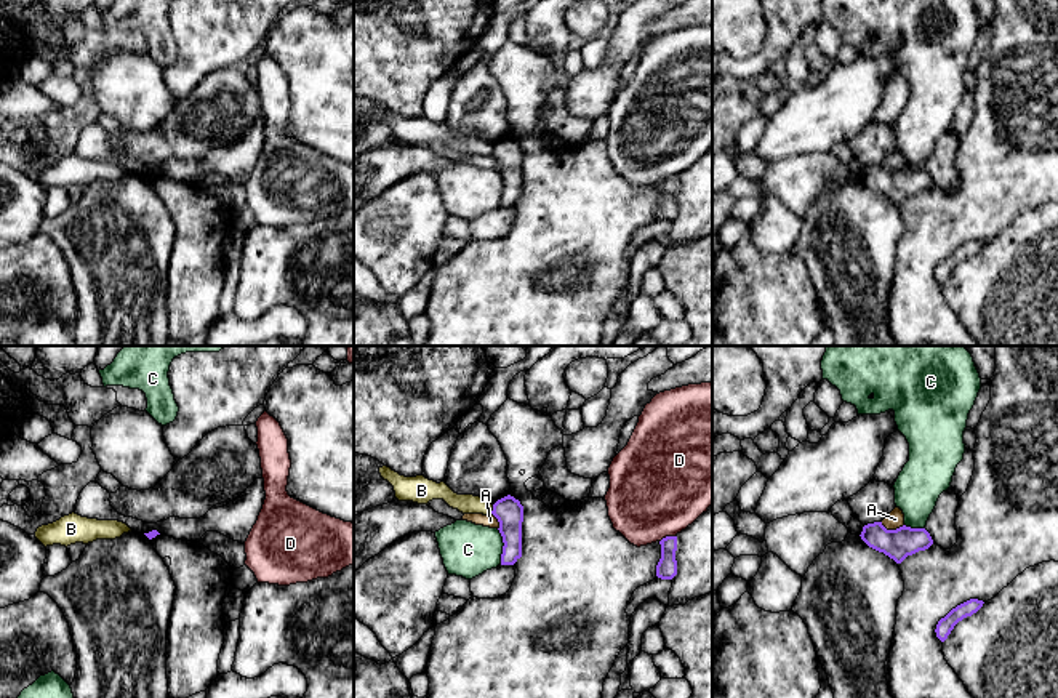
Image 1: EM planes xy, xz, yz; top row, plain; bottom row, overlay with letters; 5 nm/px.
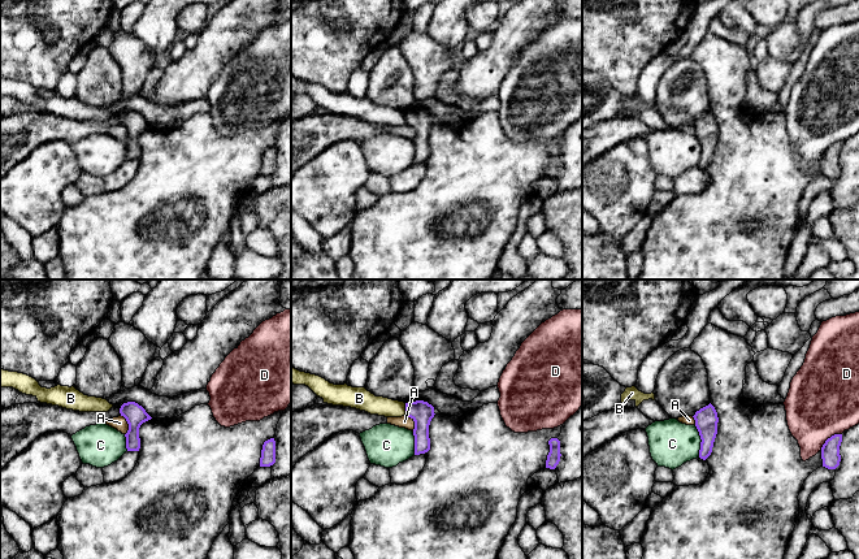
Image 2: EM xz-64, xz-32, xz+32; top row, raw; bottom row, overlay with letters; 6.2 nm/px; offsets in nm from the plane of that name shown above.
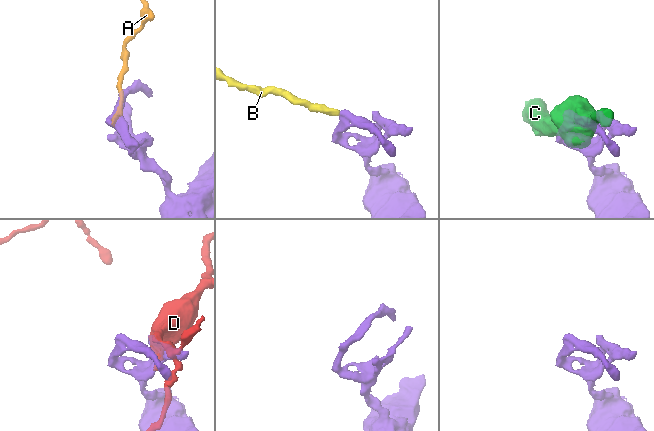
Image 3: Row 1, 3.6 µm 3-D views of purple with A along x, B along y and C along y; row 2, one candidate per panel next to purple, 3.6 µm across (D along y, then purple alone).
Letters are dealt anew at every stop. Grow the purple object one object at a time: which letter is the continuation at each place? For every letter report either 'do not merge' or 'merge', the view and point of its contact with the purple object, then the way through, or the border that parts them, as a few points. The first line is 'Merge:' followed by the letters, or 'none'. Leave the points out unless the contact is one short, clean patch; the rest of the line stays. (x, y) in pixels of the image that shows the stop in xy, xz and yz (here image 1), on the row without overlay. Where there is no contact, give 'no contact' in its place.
Merge: none
A: do not merge; contact yz (892, 172)
B: do not merge; contact xz (493, 151); border xz (493, 146), (490, 154)
C: do not merge; contact xz (503, 188)
D: do not merge; contact xz (666, 178)

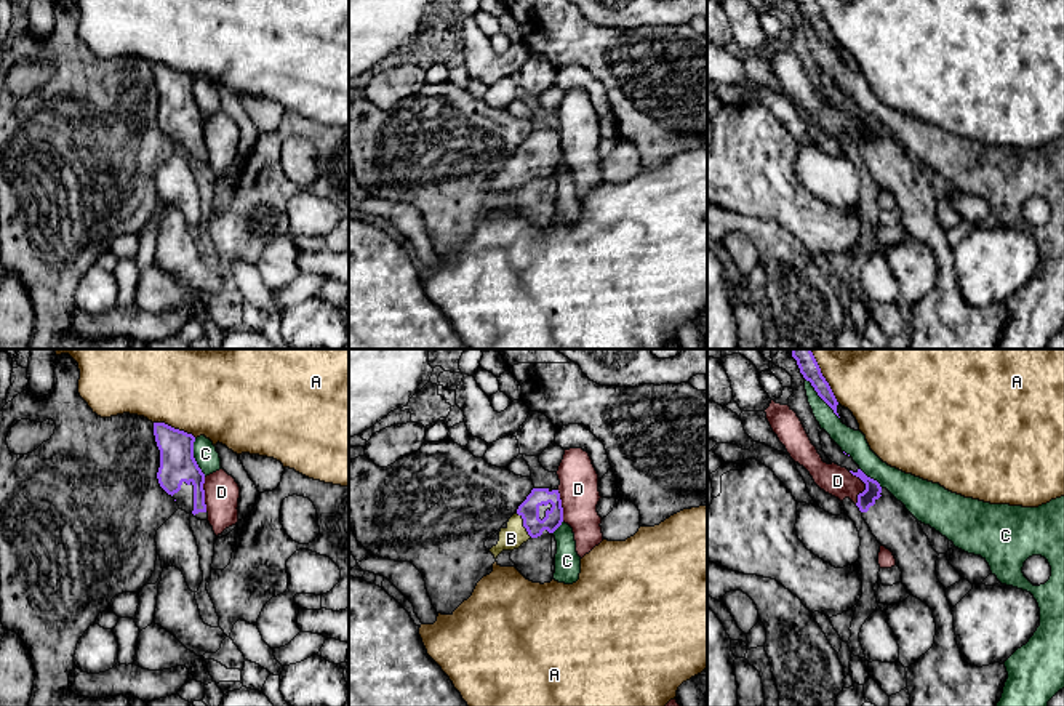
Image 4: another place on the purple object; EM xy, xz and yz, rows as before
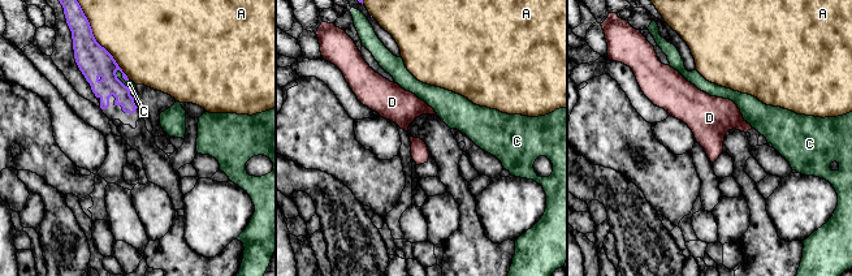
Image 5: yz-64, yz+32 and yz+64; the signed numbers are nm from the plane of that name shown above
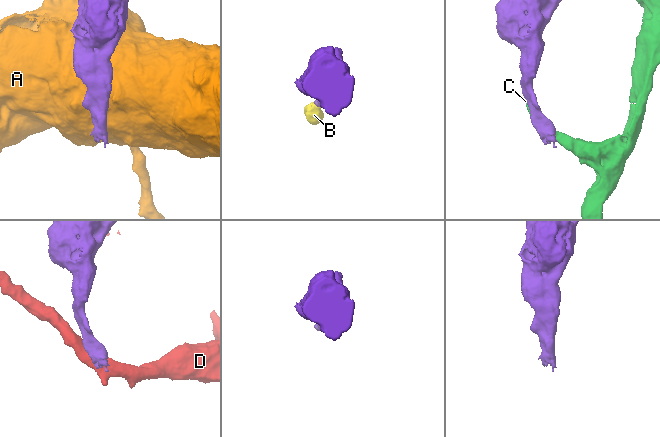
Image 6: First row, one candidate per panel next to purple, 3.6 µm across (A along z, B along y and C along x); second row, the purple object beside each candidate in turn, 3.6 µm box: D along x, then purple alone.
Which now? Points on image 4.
Merge: B
A: do not merge; contact yz (826, 23)
B: merge; contact xz (524, 167); way xz (528, 151), (524, 167), (511, 180)
C: do not merge; contact yz (821, 39)
D: do not merge; contact yz (866, 127); border yz (848, 112), (864, 125), (856, 144)

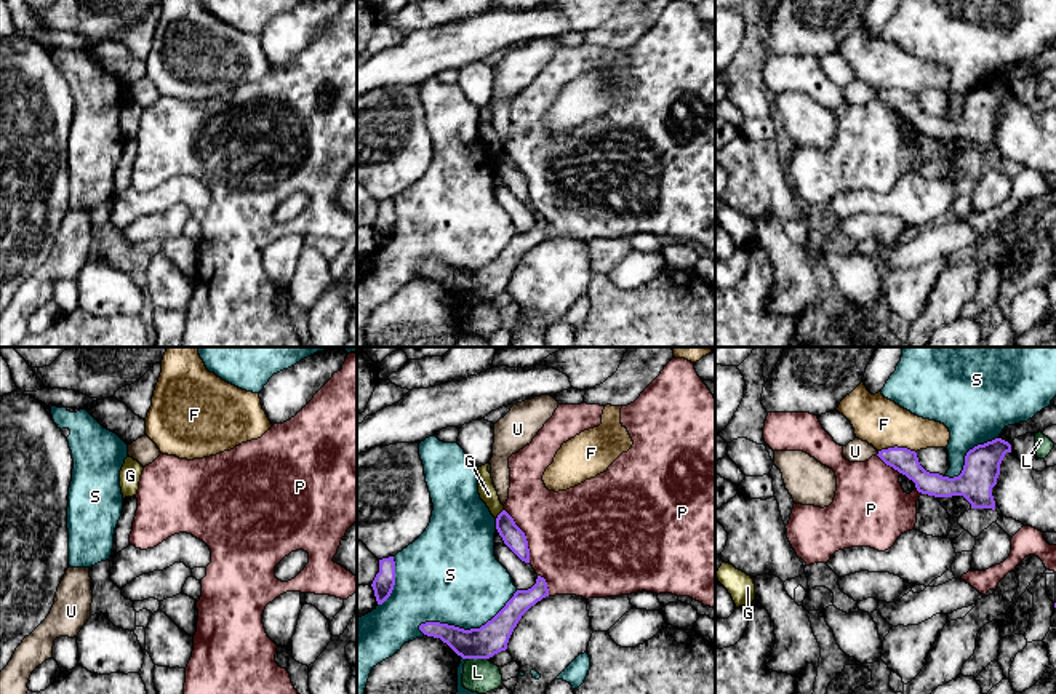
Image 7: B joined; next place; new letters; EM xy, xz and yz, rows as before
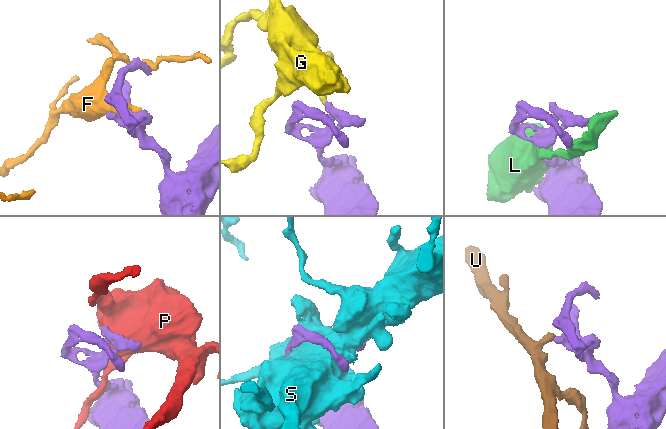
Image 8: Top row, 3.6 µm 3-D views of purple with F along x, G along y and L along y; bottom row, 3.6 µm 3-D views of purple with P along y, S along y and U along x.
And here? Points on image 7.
Merge: none
F: do not merge; contact yz (896, 88)
G: do not merge; contact xz (500, 155); border xz (503, 151), (496, 160)
L: do not merge; contact xz (479, 299)
P: do not merge; contact xz (525, 178)
S: do not merge; contact xz (468, 272)
U: do not merge; contact yz (879, 95); border yz (879, 93), (876, 96)

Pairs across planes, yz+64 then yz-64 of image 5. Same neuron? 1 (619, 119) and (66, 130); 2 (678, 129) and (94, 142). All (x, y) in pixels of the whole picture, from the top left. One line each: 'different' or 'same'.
1: different
2: same

